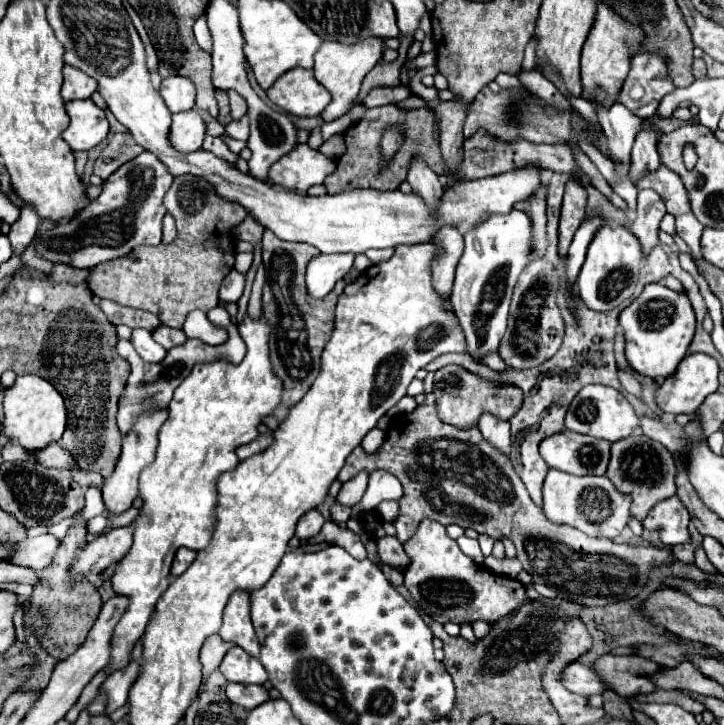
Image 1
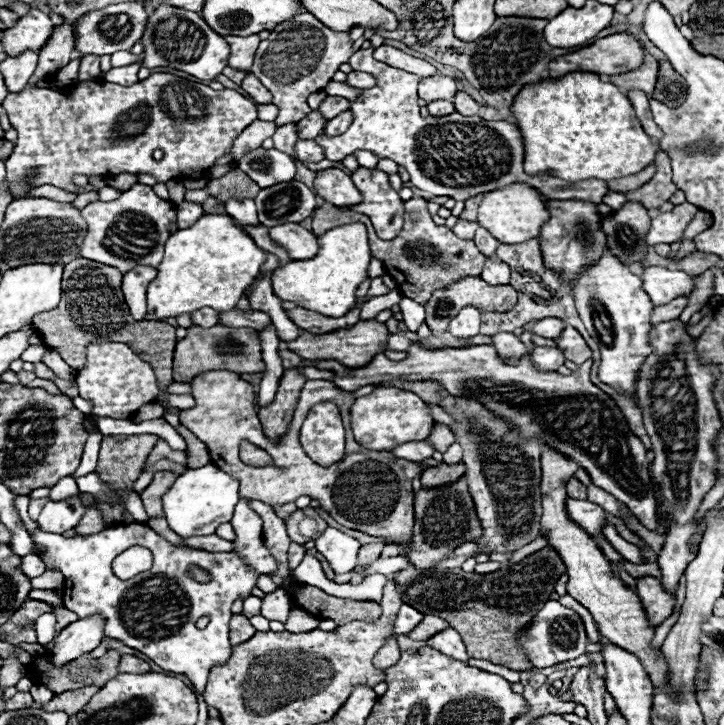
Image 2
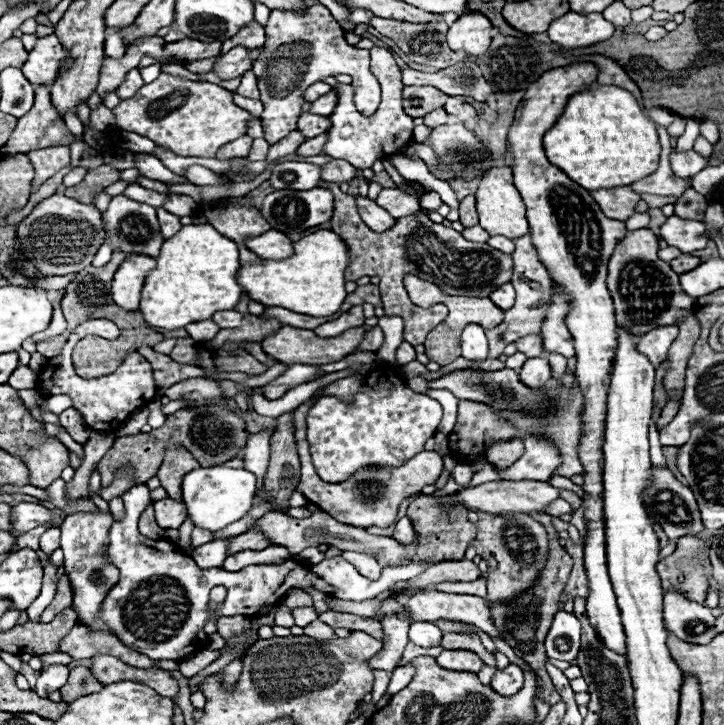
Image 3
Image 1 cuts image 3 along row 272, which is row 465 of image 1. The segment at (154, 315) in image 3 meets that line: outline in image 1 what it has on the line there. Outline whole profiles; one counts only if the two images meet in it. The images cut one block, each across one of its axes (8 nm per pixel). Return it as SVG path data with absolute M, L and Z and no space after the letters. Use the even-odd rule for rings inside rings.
M246 316L244 322L238 326L238 330L242 334L242 340L248 346L246 358L238 366L232 366L230 362L224 362L224 360L194 366L192 374L176 388L174 398L168 404L168 420L158 430L156 458L140 474L138 490L142 498L142 508L140 508L138 518L134 520L134 544L124 554L124 558L116 564L112 580L110 580L114 594L130 598L130 604L112 634L112 656L104 668L108 676L120 670L126 670L126 666L132 662L132 650L144 634L144 628L152 616L154 604L158 602L160 594L170 584L168 576L170 576L170 566L176 556L176 550L184 546L184 548L198 552L208 546L212 530L214 530L214 522L216 522L214 520L214 508L216 508L216 498L218 498L216 480L220 474L236 468L238 464L236 448L252 442L258 436L256 426L280 402L282 382L272 374L272 366L268 358L268 322L264 318L252 320L250 316Z

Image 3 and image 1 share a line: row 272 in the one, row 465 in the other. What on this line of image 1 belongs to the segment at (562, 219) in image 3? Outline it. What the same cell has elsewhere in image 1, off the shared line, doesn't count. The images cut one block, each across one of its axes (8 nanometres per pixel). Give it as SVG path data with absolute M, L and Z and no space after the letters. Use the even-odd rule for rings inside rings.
M564 430L544 438L540 454L550 468L576 476L602 476L610 458L610 442Z

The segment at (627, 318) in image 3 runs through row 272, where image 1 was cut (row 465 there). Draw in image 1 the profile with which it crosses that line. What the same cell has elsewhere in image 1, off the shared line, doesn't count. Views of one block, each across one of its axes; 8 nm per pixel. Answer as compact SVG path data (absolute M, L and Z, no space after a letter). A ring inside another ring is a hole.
M640 432L632 434L632 438L624 438L612 444L612 458L610 458L606 476L616 486L618 492L628 494L632 498L630 516L640 522L646 518L648 510L656 502L676 494L676 474L678 474L678 468L672 454L668 454L664 446L660 446L658 442L652 442L648 436Z

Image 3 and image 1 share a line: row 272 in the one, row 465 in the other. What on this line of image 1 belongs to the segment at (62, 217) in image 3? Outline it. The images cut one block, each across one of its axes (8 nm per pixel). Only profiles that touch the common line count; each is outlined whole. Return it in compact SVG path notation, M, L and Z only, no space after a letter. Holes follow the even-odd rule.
M52 444L52 446L46 446L44 450L36 452L34 454L34 460L42 466L48 466L48 468L58 468L58 470L68 470L68 468L76 468L76 462L72 460L72 456L60 448L60 444Z

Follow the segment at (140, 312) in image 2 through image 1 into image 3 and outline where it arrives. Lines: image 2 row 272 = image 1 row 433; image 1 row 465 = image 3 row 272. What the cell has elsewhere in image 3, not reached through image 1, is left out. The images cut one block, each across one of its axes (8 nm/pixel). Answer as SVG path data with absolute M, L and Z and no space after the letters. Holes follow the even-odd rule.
M126 256L112 280L112 298L124 310L138 310L146 274L156 268L150 256Z

